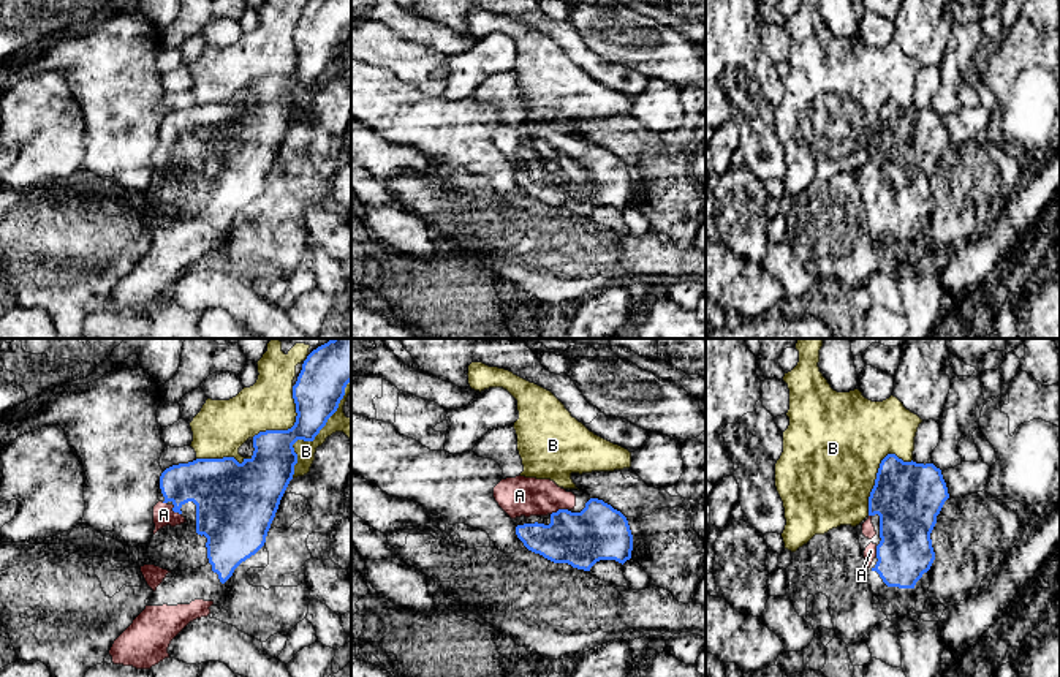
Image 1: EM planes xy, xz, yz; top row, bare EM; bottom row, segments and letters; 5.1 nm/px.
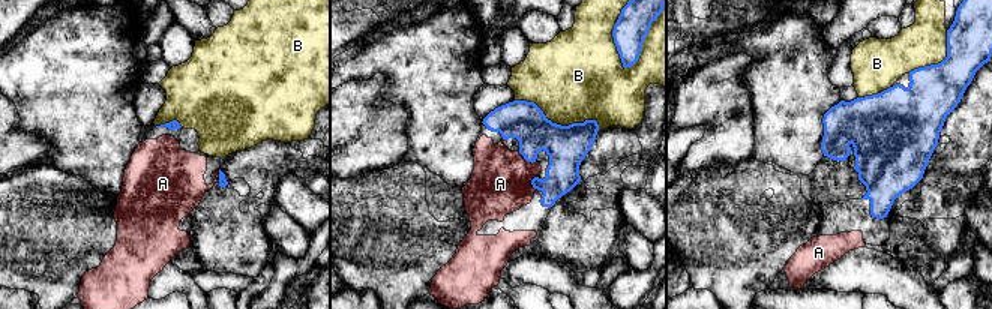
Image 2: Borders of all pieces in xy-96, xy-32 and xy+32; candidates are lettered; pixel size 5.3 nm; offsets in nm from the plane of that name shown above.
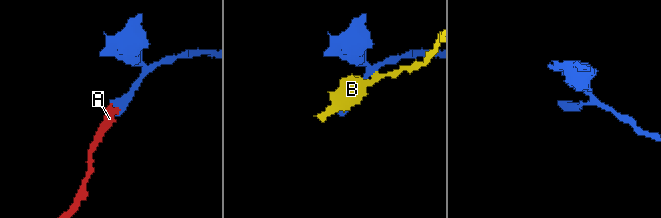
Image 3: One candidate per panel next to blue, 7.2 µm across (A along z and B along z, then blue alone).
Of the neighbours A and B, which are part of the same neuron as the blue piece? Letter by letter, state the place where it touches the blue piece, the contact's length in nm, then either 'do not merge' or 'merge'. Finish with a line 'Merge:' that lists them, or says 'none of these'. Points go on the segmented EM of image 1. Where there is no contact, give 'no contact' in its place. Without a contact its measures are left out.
A: xz (559, 510) | 90 nm | merge
B: xy (317, 434) | 600 nm | do not merge
Merge: A

